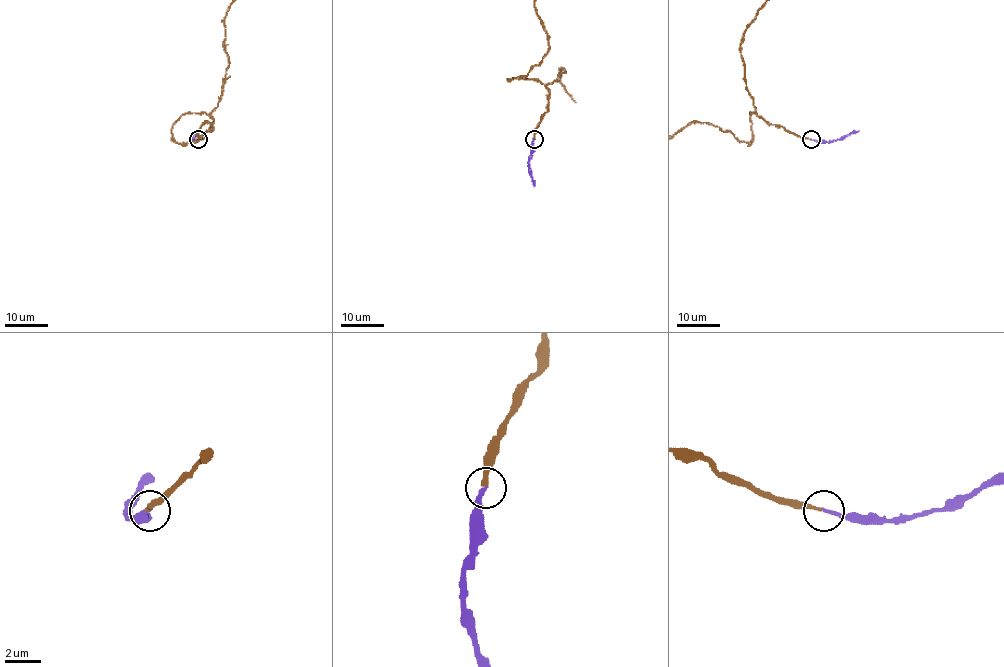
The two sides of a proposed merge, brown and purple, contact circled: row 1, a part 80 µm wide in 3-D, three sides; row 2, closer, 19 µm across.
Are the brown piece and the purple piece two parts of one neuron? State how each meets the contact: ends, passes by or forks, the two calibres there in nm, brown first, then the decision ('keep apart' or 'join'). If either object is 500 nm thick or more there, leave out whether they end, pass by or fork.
brown ends there; purple ends there; 220 nm thick on the brown side, 200 nm on the other; join

